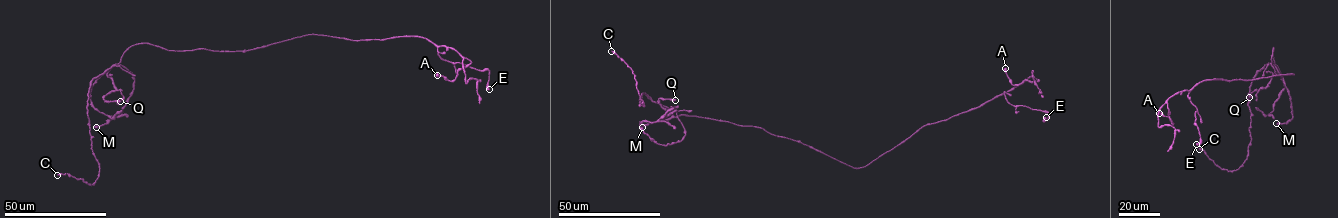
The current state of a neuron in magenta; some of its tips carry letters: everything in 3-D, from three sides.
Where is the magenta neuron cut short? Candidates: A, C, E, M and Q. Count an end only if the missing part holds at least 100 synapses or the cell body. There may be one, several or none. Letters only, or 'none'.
none

